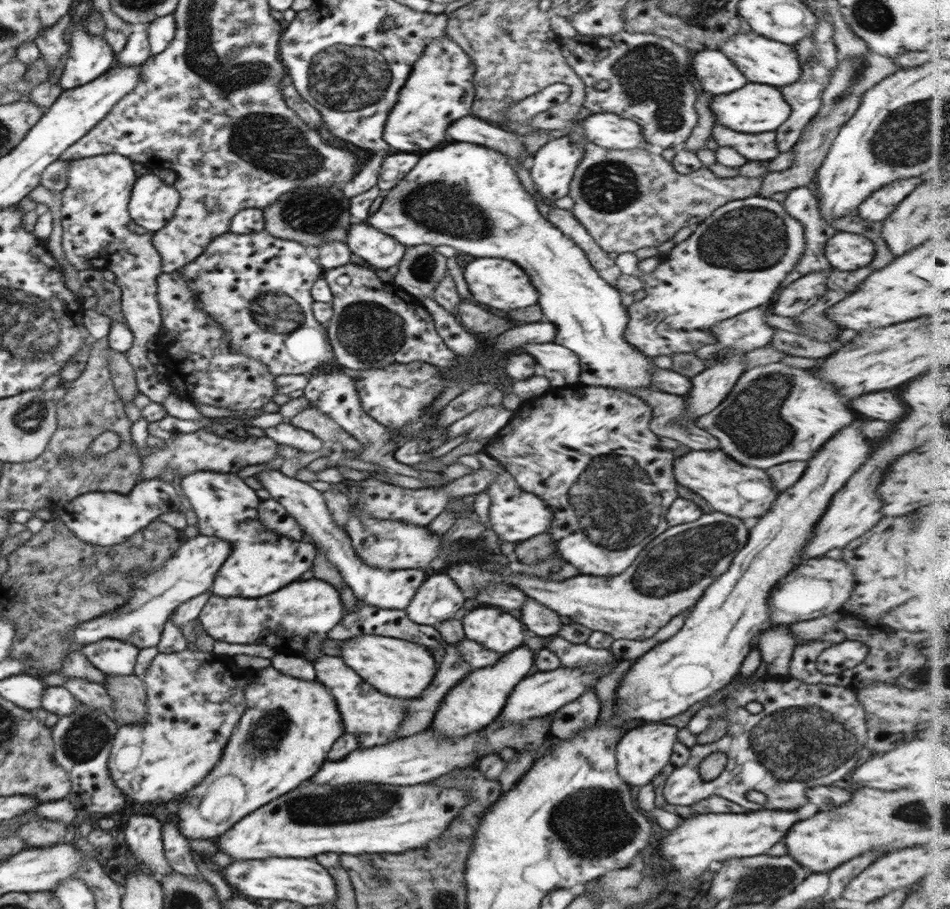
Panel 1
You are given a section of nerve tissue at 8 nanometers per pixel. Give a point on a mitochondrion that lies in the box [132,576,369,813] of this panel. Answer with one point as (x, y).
(265, 737)

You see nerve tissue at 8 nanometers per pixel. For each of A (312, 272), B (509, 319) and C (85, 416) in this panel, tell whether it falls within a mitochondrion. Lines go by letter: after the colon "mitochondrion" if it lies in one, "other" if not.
A: other
B: other
C: other

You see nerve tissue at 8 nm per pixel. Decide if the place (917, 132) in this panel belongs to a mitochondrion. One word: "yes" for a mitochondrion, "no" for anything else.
yes

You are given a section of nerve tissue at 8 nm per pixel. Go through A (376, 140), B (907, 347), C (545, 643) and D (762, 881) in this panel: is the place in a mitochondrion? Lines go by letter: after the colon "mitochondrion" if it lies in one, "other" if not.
A: other
B: other
C: other
D: mitochondrion

